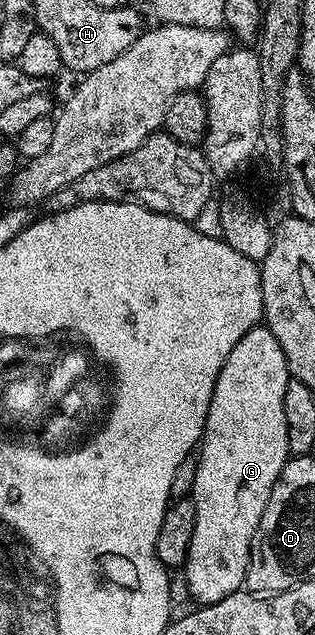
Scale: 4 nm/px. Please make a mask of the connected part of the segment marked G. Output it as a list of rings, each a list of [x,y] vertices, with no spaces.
[[[265,326],[248,330],[244,338],[232,346],[232,354],[228,354],[224,366],[220,366],[220,378],[216,378],[216,390],[212,390],[202,442],[196,452],[198,465],[192,493],[196,526],[184,565],[186,588],[198,599],[199,605],[220,602],[245,585],[252,538],[260,526],[272,486],[276,486],[280,470],[284,470],[291,457],[288,422],[284,422],[284,390],[291,378],[280,342],[276,342]]]

